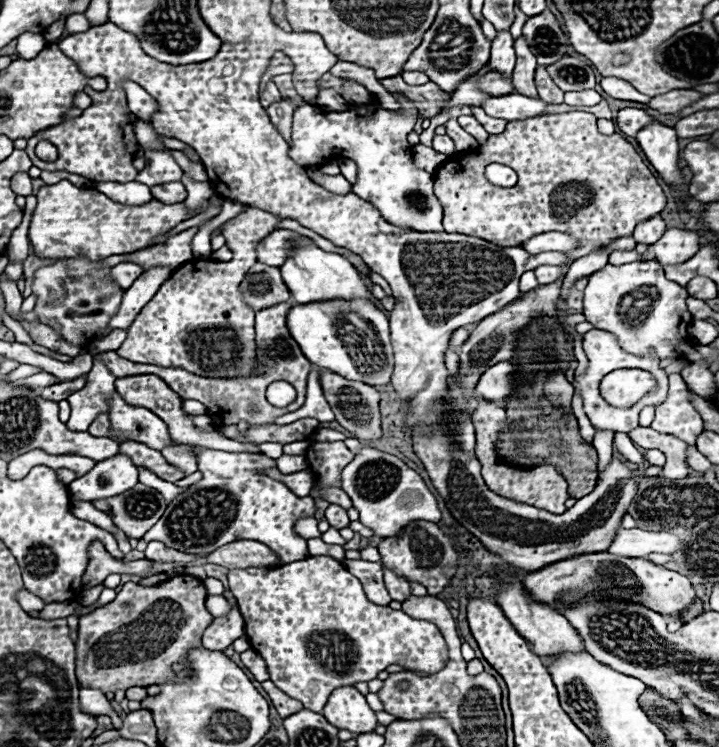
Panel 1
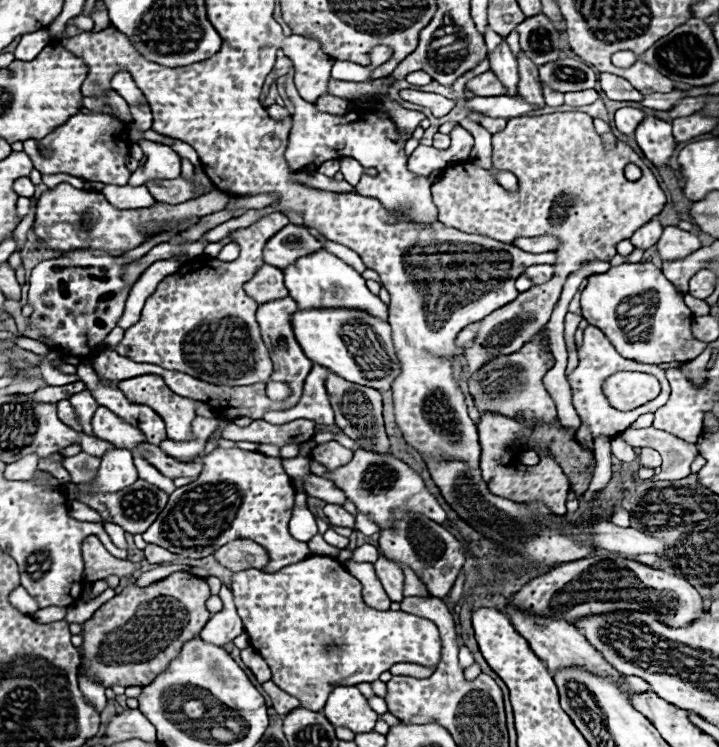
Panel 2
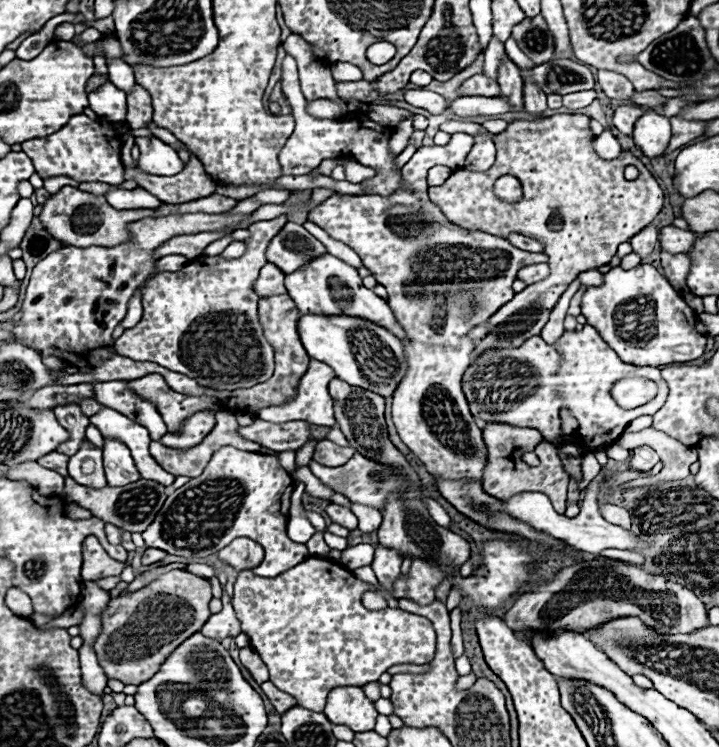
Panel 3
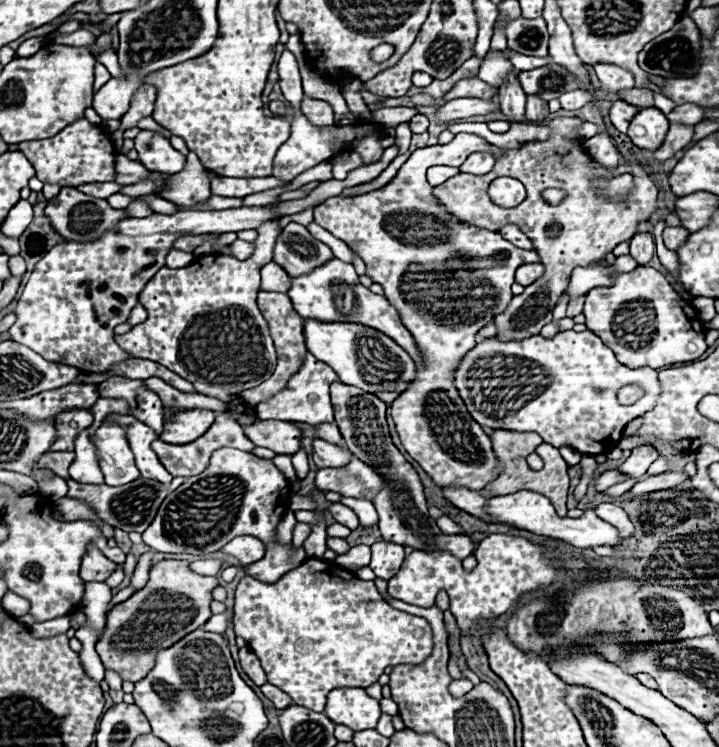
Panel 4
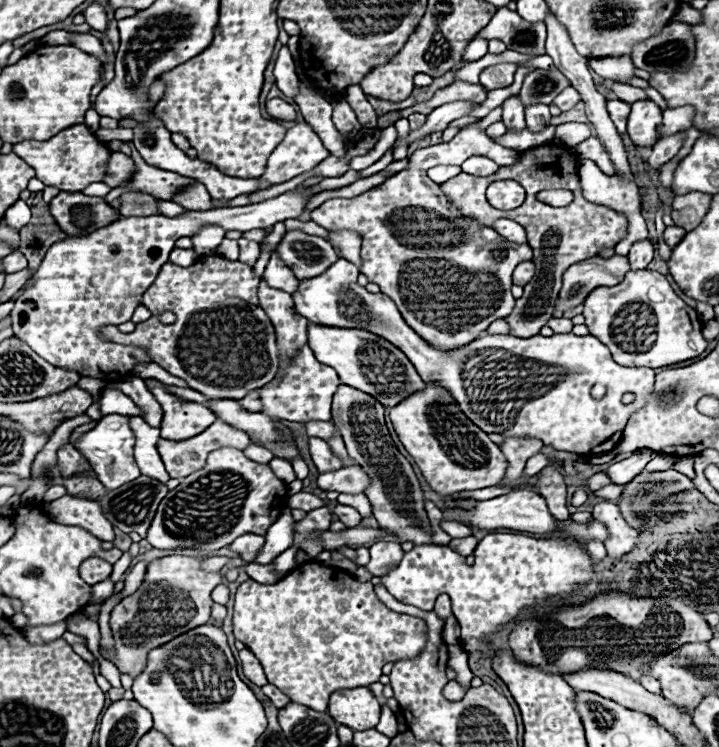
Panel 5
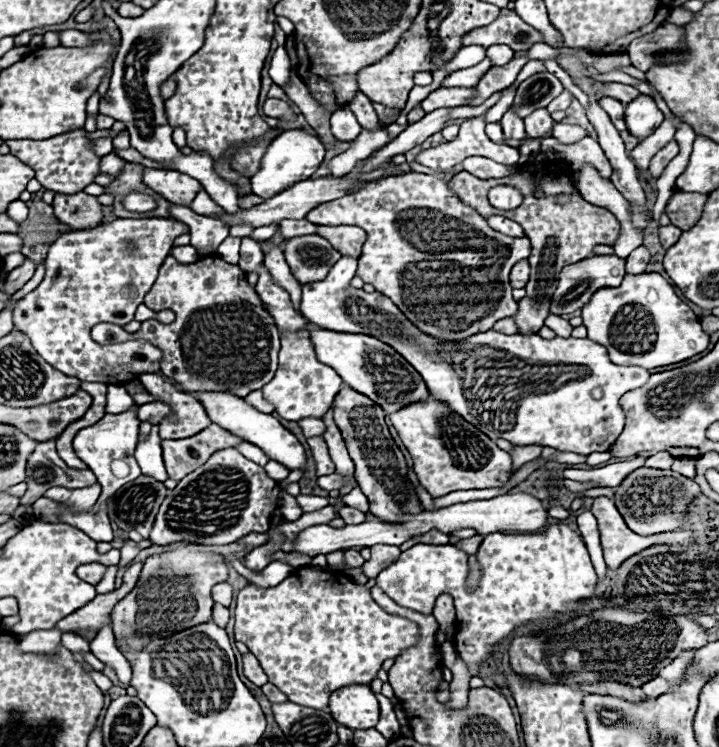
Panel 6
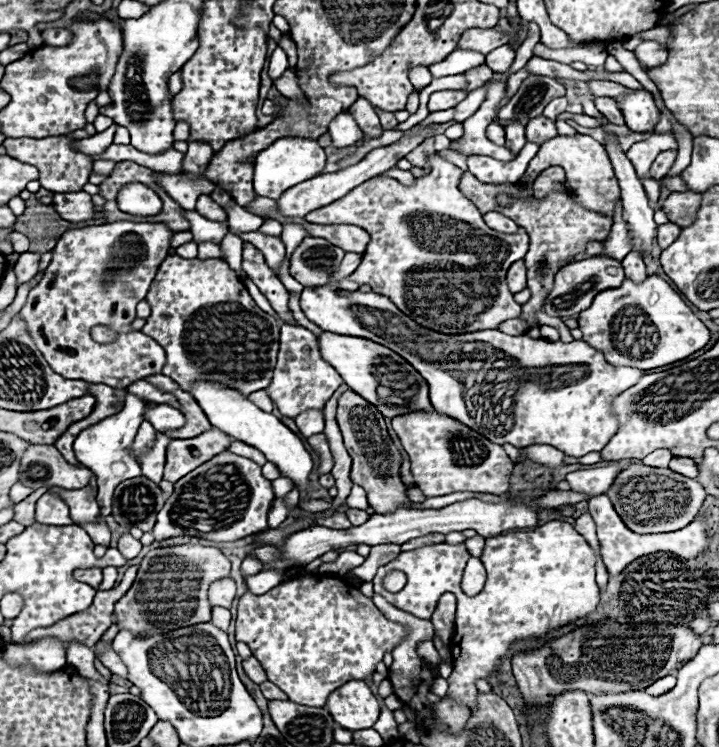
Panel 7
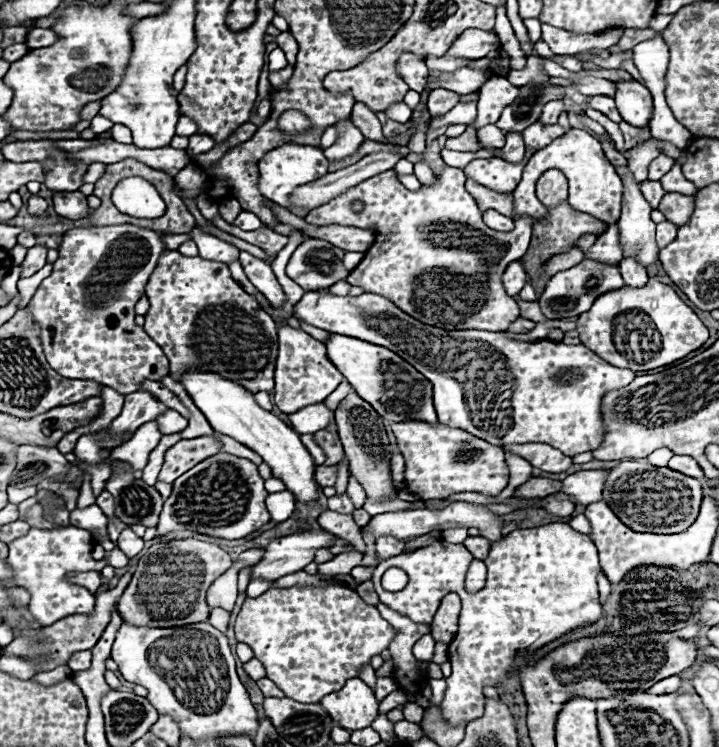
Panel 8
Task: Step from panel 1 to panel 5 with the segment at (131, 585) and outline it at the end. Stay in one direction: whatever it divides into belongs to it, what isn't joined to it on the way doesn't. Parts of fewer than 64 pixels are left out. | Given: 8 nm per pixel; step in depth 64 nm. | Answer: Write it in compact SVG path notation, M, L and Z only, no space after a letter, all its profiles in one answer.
M178 554L152 560L146 568L142 586L114 606L110 614L110 628L116 642L116 656L110 658L108 654L104 654L104 658L114 662L120 672L136 678L146 666L146 656L152 648L162 646L182 632L188 632L210 620L210 608L214 604L210 592L224 582L224 574L204 572L200 568L202 560L204 558Z

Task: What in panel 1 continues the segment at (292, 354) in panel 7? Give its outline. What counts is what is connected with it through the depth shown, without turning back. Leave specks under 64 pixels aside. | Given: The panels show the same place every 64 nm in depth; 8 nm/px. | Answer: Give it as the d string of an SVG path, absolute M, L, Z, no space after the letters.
M312 370L308 376L308 392L306 392L306 402L302 408L298 408L296 412L290 412L280 416L275 420L275 424L286 425L300 418L314 418L320 422L332 422L334 414L322 394L322 386L320 386L320 372Z

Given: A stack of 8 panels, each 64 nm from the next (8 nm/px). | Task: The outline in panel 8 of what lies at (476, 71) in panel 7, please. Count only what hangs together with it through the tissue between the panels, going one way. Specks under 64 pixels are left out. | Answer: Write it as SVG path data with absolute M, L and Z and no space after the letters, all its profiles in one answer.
M458 68L454 72L436 72L436 70L428 70L428 84L438 84L436 88L444 88L444 90L452 90L458 94L470 94L480 90L480 86L490 78L488 72L474 72L470 68Z

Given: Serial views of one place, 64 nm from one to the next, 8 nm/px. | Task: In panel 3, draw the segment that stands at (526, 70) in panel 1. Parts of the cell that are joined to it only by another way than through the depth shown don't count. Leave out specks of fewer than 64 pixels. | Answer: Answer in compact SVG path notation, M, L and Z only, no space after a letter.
M532 82L524 84L524 106L526 106L526 112L532 116L542 116L542 112L548 110L546 94L540 92Z

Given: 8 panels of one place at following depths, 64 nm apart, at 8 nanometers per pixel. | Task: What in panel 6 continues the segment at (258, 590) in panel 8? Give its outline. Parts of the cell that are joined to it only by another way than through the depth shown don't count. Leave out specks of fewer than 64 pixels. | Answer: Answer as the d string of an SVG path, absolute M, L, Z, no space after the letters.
M280 560L270 562L262 572L252 572L252 570L244 568L242 564L234 564L234 568L236 568L242 576L246 576L250 584L258 584L258 588L270 588L270 586L282 582L286 576L290 576L290 574L294 572L294 568L292 568L290 564L280 562Z

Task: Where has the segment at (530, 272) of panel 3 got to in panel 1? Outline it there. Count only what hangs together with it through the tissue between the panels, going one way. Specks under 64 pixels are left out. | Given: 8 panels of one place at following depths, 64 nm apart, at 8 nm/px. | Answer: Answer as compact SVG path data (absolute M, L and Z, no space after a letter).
M538 266L538 268L534 268L534 274L536 274L540 284L550 284L550 282L554 282L554 280L564 276L560 266Z

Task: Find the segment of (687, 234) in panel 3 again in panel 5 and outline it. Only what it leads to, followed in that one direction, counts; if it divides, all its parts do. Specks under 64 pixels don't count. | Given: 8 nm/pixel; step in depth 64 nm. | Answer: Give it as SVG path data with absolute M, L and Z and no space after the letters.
M668 226L666 230L664 230L664 234L662 234L662 238L664 238L664 242L670 246L670 248L674 248L680 240L682 240L682 236L686 234L686 230L684 228L678 228L678 226Z

